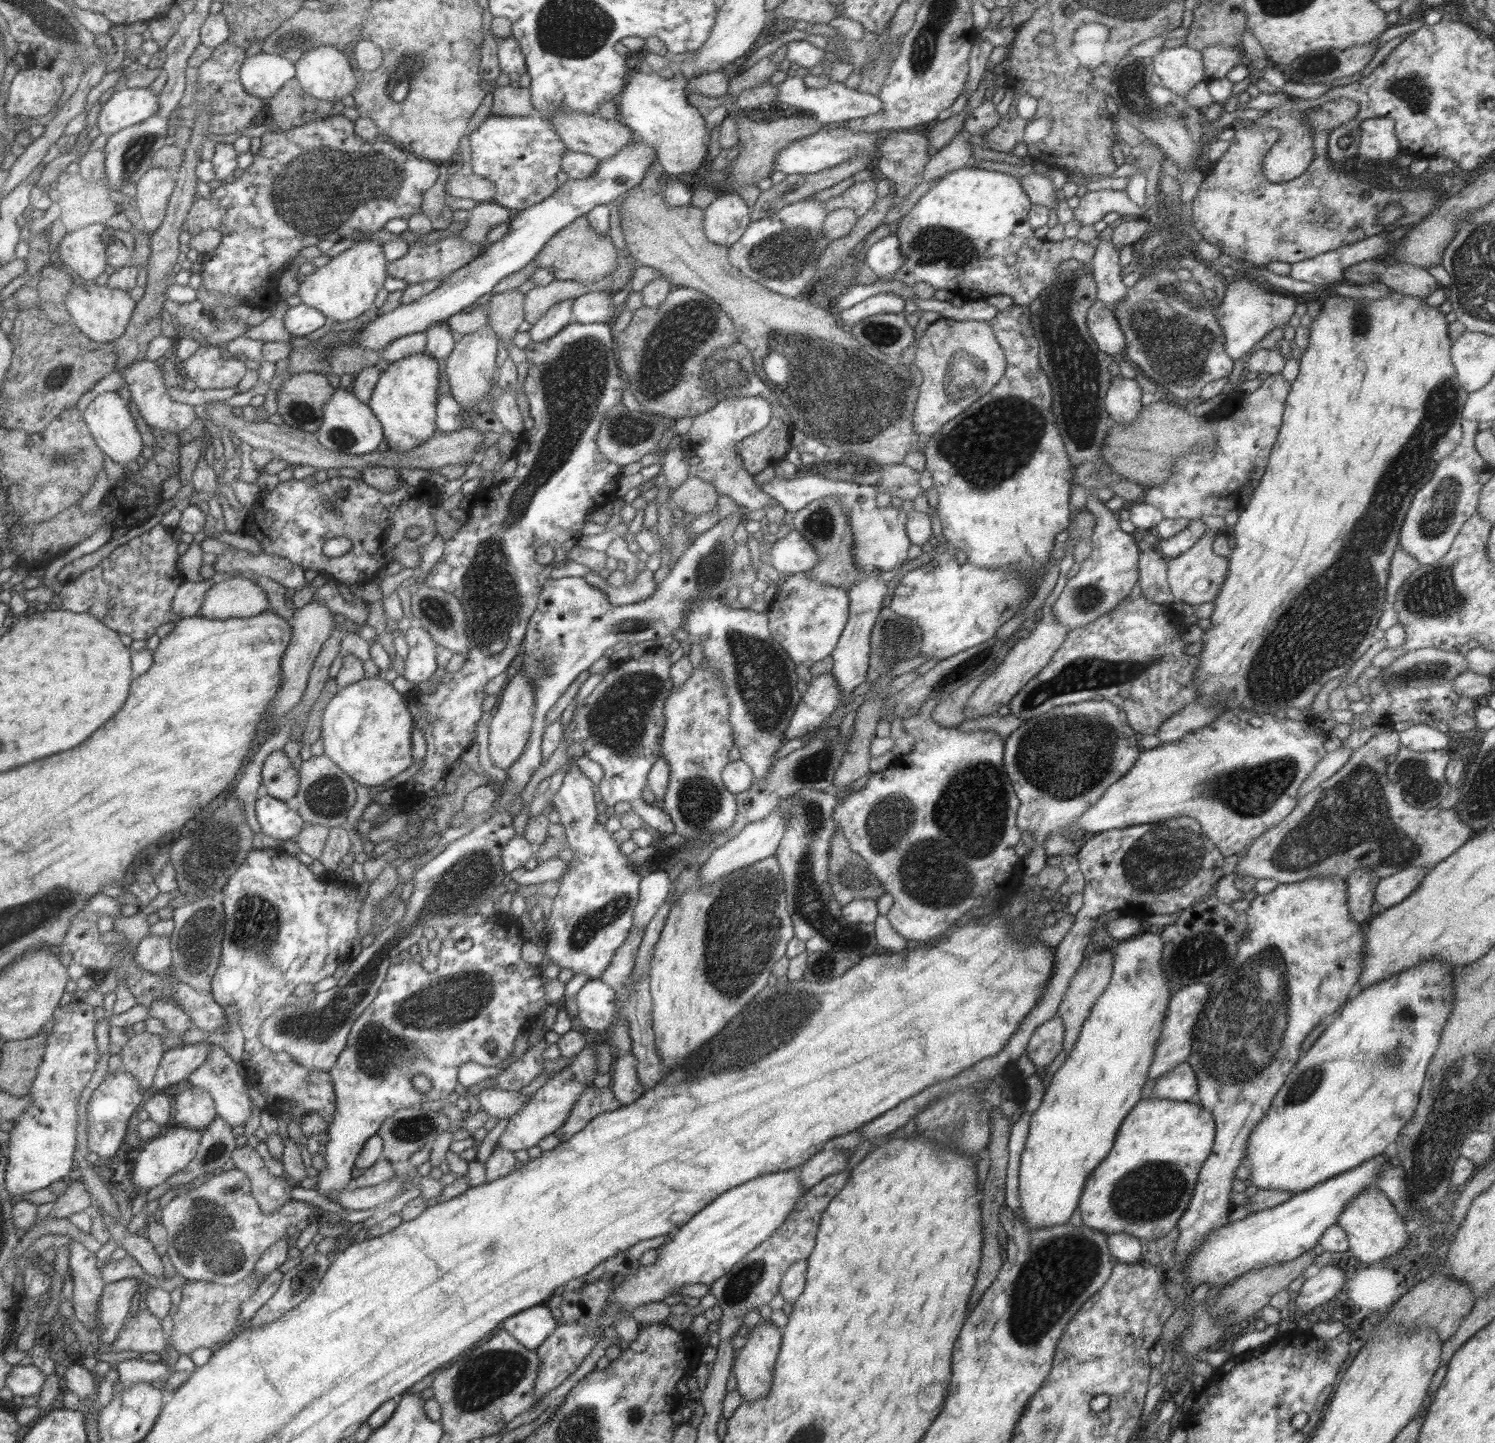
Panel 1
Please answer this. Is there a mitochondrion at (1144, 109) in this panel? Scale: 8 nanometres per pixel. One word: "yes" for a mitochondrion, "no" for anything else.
yes

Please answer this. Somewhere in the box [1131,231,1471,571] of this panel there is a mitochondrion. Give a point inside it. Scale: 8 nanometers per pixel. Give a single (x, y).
(1448, 496)

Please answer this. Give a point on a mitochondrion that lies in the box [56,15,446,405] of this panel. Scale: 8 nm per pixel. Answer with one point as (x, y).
(316, 193)

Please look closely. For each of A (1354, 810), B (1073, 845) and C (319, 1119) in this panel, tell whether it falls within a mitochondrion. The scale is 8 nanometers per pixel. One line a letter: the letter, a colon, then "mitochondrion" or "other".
A: mitochondrion
B: other
C: other

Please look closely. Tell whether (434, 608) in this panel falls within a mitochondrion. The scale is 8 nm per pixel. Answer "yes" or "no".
yes

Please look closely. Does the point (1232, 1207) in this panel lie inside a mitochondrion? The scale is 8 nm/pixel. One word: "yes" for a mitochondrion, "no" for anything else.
no

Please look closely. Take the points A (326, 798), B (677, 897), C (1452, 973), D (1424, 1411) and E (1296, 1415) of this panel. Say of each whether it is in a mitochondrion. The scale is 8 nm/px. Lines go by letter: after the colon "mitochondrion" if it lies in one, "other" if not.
A: mitochondrion
B: other
C: other
D: other
E: mitochondrion

